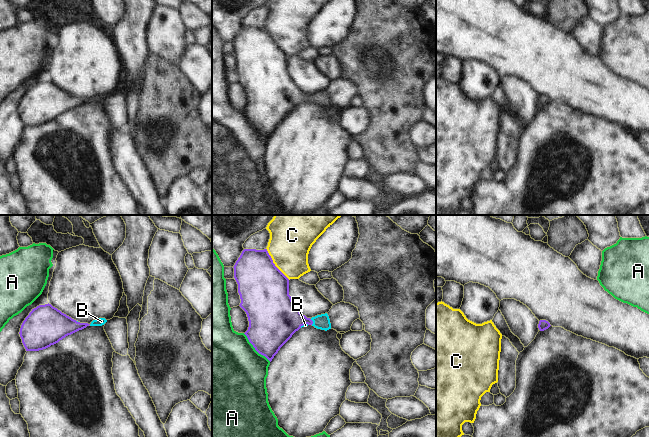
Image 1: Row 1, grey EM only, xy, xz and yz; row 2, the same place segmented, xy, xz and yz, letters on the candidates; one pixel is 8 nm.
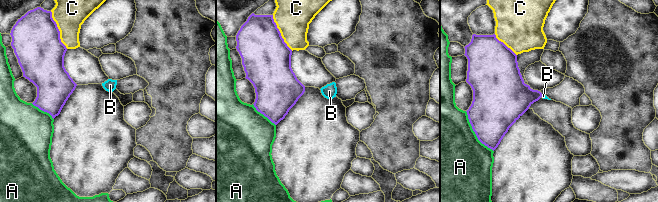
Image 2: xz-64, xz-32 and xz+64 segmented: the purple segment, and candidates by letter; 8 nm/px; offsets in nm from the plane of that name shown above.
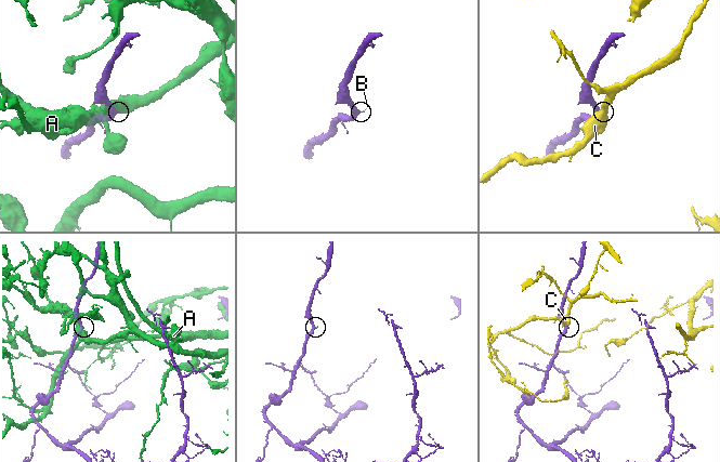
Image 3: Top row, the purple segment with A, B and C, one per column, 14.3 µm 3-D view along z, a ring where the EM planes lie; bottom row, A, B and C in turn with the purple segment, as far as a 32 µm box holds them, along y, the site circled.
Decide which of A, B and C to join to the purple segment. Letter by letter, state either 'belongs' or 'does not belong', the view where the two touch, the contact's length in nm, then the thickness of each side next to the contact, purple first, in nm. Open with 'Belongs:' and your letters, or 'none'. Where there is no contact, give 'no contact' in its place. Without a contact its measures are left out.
Belongs: B
A: does not belong | xz | 320 nm | 380/500 nm
B: belongs | xz | 50 nm | 300/120 nm
C: does not belong | xz | 320 nm | 400/340 nm

